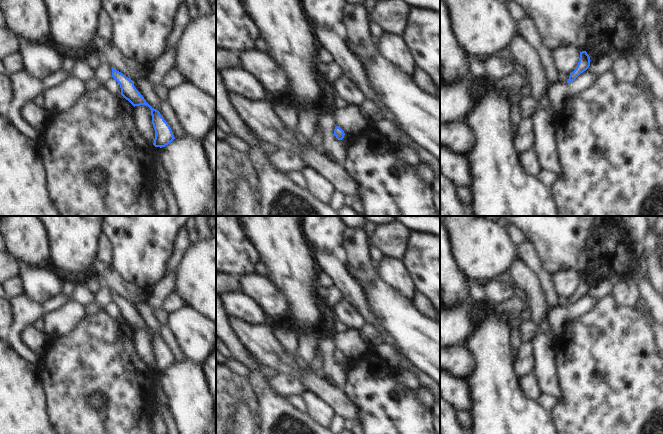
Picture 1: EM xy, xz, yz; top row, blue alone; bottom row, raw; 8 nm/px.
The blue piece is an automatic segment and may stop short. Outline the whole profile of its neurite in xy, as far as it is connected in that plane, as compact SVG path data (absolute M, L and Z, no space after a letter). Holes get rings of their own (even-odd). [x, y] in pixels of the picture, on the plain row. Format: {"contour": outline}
{"contour": "M112 292L112 301L119 307L121 312L121 319L128 324L134 331L145 329L151 334L152 348L155 354L155 363L153 369L155 371L165 371L174 363L174 359L168 347L164 344L160 336L152 332L135 312L134 305L126 301L121 296Z"}

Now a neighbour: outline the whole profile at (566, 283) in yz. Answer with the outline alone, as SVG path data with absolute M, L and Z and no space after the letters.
M573 270L559 272L553 277L554 288L559 297L570 298L575 294L580 282L580 275Z

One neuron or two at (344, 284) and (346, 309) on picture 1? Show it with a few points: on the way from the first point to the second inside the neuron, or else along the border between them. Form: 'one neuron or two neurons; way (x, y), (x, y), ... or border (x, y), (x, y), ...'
two neurons; border (342, 299), (347, 301), (362, 317)

